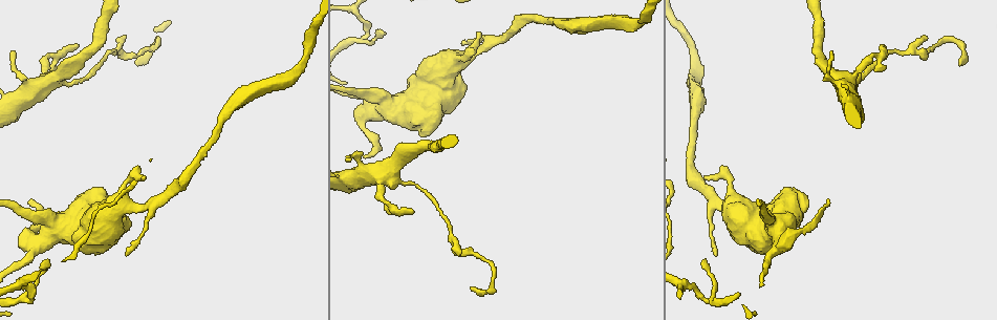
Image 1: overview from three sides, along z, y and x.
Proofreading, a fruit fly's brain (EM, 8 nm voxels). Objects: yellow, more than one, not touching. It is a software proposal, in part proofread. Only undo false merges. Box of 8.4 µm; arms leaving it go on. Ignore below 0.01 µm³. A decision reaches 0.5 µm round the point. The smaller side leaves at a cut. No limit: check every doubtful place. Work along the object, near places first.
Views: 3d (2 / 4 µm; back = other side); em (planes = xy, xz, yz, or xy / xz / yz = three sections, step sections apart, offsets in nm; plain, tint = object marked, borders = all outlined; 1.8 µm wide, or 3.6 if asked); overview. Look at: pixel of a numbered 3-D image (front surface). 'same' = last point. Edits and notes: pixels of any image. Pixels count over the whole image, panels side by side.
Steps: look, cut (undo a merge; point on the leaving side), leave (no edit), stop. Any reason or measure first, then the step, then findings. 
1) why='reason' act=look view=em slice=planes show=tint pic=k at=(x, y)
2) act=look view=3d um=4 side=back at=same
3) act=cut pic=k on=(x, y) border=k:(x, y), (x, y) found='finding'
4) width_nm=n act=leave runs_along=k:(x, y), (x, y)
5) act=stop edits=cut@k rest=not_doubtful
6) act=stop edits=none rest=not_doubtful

why='sharp bend' act=look view=em um=3.6 slice=planes show=plain pic=1 at=(780, 237)

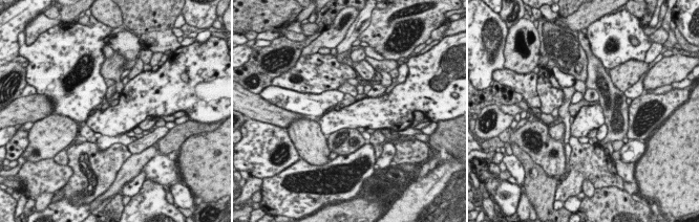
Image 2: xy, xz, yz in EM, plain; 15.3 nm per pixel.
act=look view=em um=3.6 slice=planes show=tint at=same

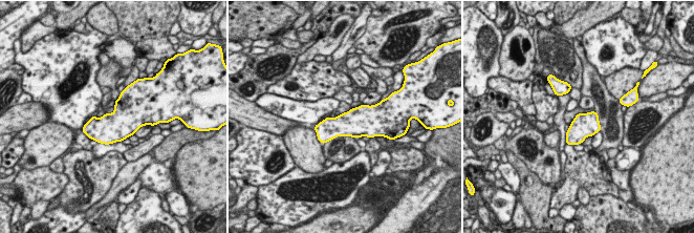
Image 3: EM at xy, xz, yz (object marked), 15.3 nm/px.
act=leave found='one neuron here'

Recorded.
why='four-way junction' act=look view=em slice=planes show=plain pic=1 at=(398, 182)

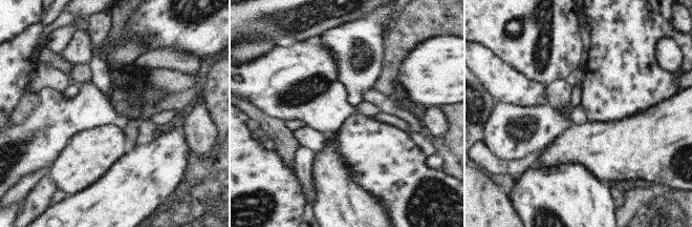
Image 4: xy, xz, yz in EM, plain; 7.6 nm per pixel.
act=look view=em slice=planes show=tint at=same

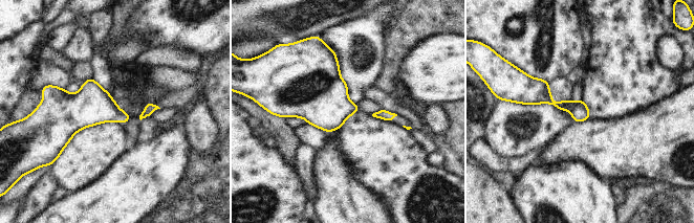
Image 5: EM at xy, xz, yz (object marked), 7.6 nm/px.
act=leave runs_along=5:(521, 99), (546, 97), (587, 115) found='one neuron here'

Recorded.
why='a narrow waist' act=look view=3d um=4 pic=1 at=(129, 205)

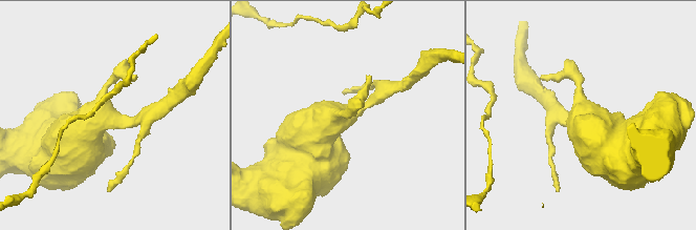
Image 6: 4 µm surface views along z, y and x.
why='now the EM' act=look view=em um=3.6 slice=xz step=16 show=tint pic=6 at=(110, 118)

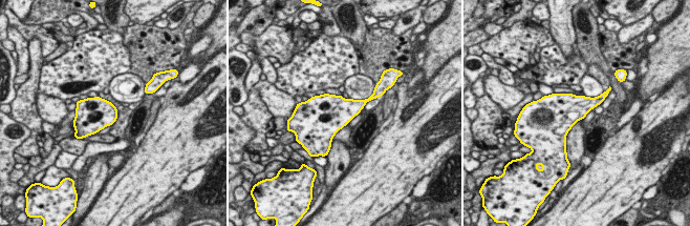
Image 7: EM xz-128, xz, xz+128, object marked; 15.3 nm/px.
act=leave found='one neuron here'

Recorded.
why='sharp bend' act=look view=em slice=planes show=tint pic=1 at=(712, 299)

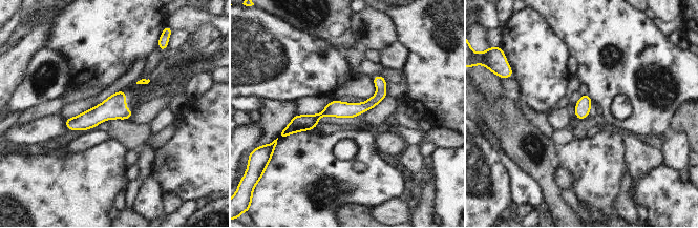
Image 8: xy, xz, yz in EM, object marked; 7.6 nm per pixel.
width_nm=110 act=leave found='continuous, no second neuron'

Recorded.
why='four arms meet' act=look view=3d um=2 pic=1 at=(29, 94)

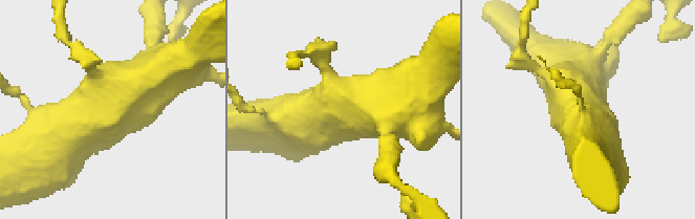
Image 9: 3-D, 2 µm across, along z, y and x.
act=look view=em slice=yz step=4 show=tint pic=9 at=(349, 112)

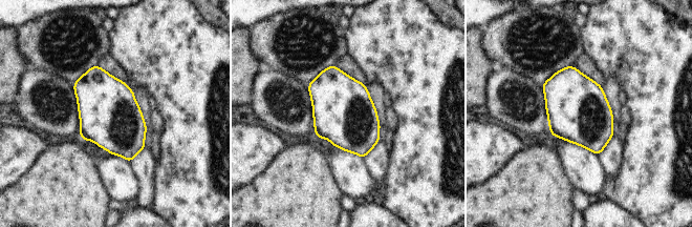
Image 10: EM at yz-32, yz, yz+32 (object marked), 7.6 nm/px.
act=look view=em slice=xy step=8 show=tint at=same

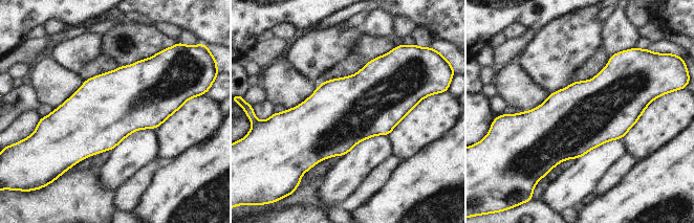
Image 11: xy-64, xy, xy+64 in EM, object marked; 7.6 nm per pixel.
width_nm=500 act=leave found='all the same neuron'

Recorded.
why='sudden change in width' act=look view=em slice=planes show=tint pic=1 at=(870, 62)

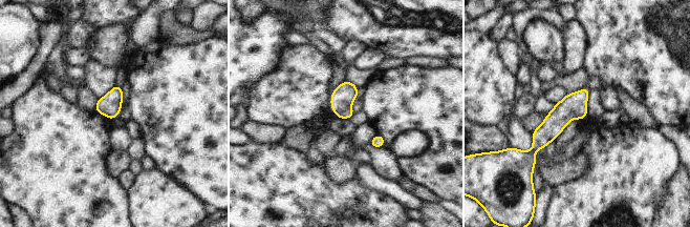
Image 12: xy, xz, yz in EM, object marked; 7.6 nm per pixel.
act=leave runs_along=12:(586, 90), (554, 123), (533, 151) found='one neuron here'

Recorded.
act=stop edits=none rest=not_doubtful

